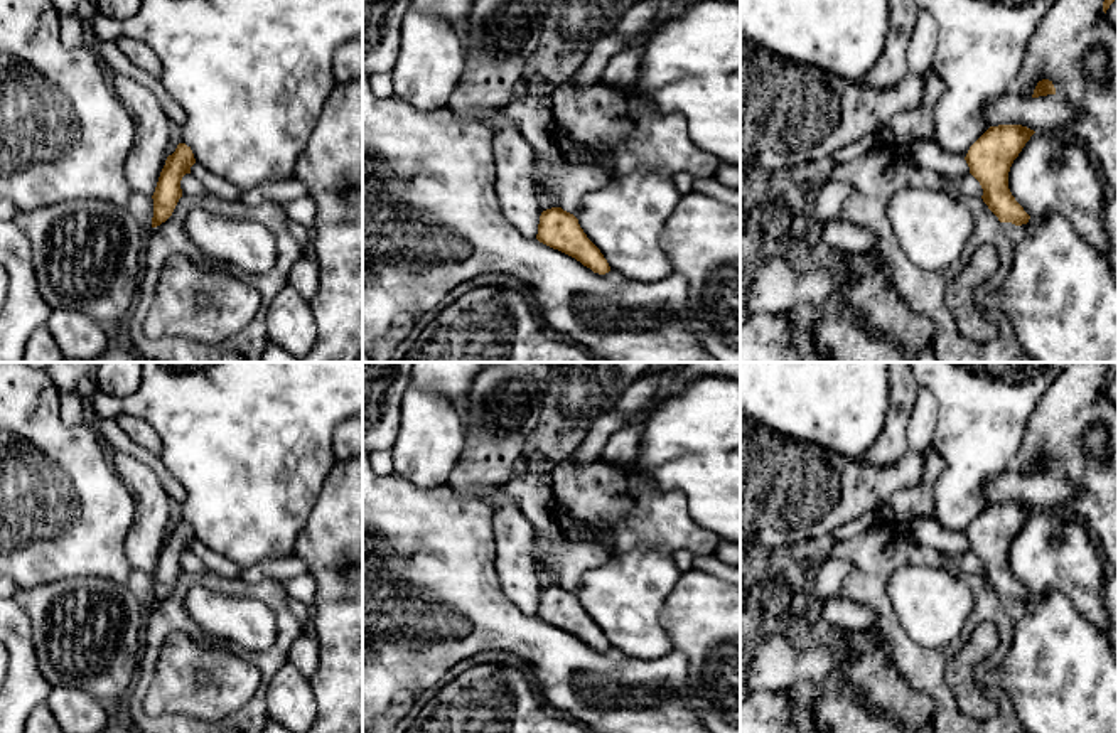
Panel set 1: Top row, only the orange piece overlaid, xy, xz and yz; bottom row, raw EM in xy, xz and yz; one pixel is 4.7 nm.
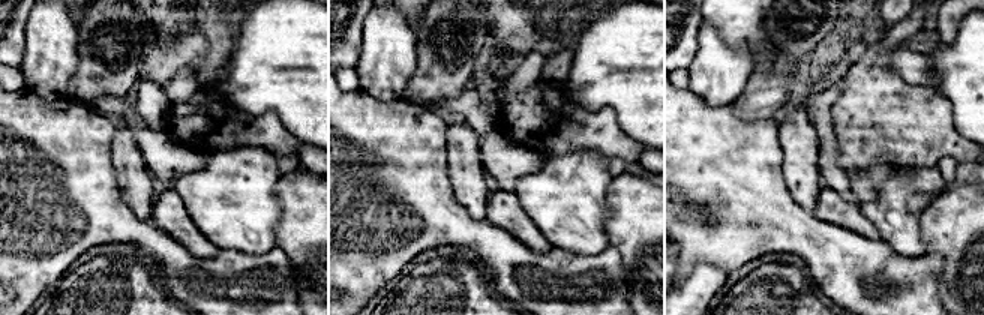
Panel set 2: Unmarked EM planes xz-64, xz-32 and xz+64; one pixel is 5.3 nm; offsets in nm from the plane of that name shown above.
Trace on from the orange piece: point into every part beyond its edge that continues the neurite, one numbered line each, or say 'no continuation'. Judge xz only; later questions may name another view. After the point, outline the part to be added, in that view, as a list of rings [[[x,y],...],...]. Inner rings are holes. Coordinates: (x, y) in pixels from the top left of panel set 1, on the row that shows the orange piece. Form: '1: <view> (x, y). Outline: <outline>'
no continuation

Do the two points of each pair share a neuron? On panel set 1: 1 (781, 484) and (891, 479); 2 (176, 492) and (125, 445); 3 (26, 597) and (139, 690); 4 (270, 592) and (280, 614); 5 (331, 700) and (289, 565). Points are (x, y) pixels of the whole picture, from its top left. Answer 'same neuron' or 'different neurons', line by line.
1: same neuron
2: same neuron
3: different neurons
4: same neuron
5: different neurons

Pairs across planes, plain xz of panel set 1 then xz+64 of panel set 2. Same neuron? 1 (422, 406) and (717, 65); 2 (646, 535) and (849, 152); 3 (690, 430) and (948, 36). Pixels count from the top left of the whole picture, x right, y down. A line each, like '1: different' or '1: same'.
1: same
2: same
3: different

